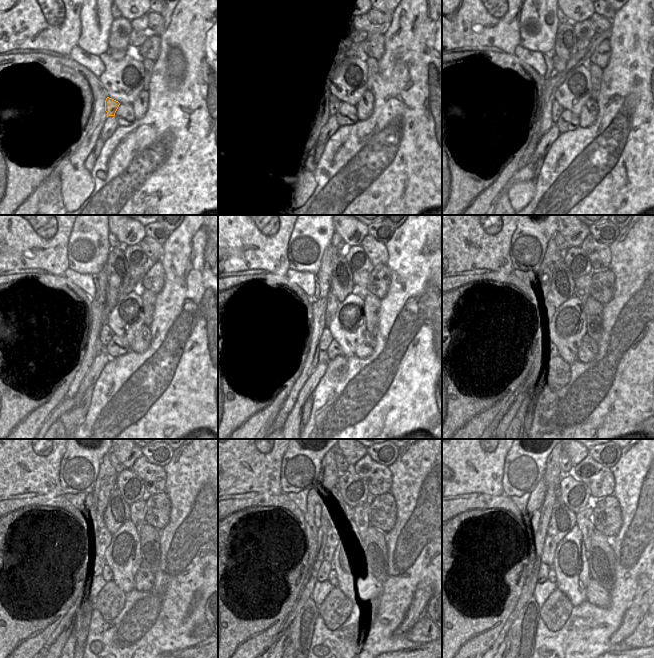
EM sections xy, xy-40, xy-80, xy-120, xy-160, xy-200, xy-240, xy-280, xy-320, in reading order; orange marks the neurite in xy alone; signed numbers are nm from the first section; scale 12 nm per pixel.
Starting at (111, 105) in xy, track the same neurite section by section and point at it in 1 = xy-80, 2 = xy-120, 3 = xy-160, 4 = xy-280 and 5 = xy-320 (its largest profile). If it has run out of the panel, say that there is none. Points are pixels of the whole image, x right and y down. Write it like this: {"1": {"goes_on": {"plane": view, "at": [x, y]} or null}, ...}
{"1": {"goes_on": {"plane": "xy-80", "at": [557, 109]}}, "2": {"goes_on": {"plane": "xy-120", "at": [106, 334]}}, "3": {"goes_on": {"plane": "xy-160", "at": [326, 338]}}, "4": {"goes_on": {"plane": "xy-280", "at": [325, 567]}}, "5": {"goes_on": {"plane": "xy-320", "at": [542, 576]}}}

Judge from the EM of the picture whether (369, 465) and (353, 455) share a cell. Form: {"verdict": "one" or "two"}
{"verdict": "two"}

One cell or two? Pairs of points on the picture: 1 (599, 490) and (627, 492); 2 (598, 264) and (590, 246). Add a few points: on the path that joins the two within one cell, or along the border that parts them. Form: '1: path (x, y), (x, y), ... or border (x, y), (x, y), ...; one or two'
1: border (609, 468), (614, 477), (613, 493); two
2: path (598, 260), (598, 254), (594, 250); one

